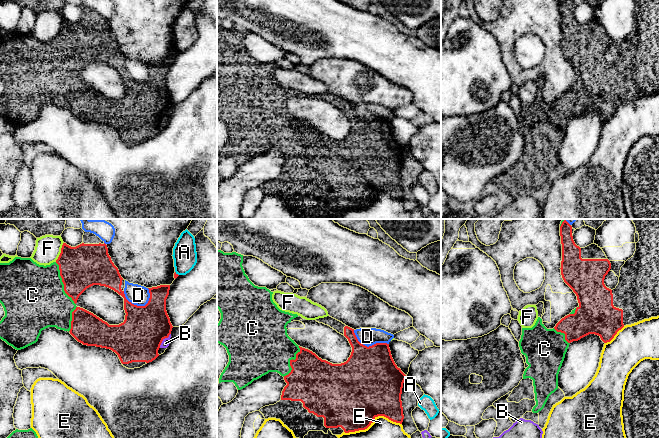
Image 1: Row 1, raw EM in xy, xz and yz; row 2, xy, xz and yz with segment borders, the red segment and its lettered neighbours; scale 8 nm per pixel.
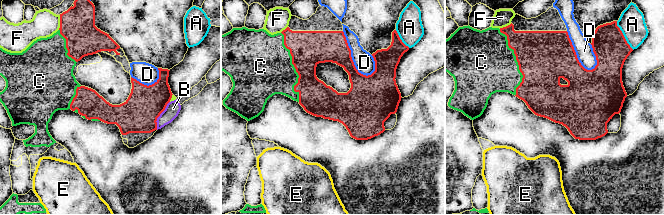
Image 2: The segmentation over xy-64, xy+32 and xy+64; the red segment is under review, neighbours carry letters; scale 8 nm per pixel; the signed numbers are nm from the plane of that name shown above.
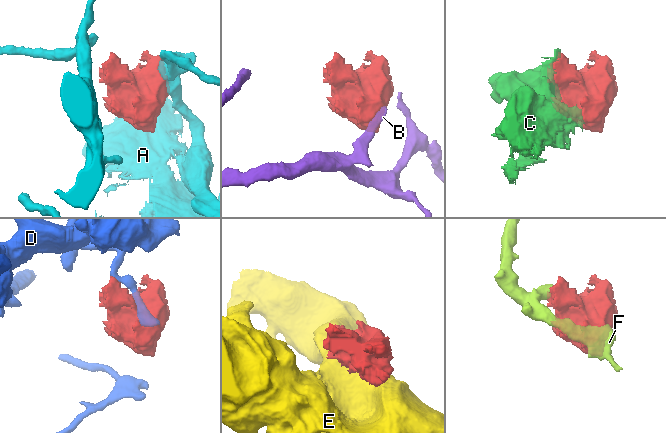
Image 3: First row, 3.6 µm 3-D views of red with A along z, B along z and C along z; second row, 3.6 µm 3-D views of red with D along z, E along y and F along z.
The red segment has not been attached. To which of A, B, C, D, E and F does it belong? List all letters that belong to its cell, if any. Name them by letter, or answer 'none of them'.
C

